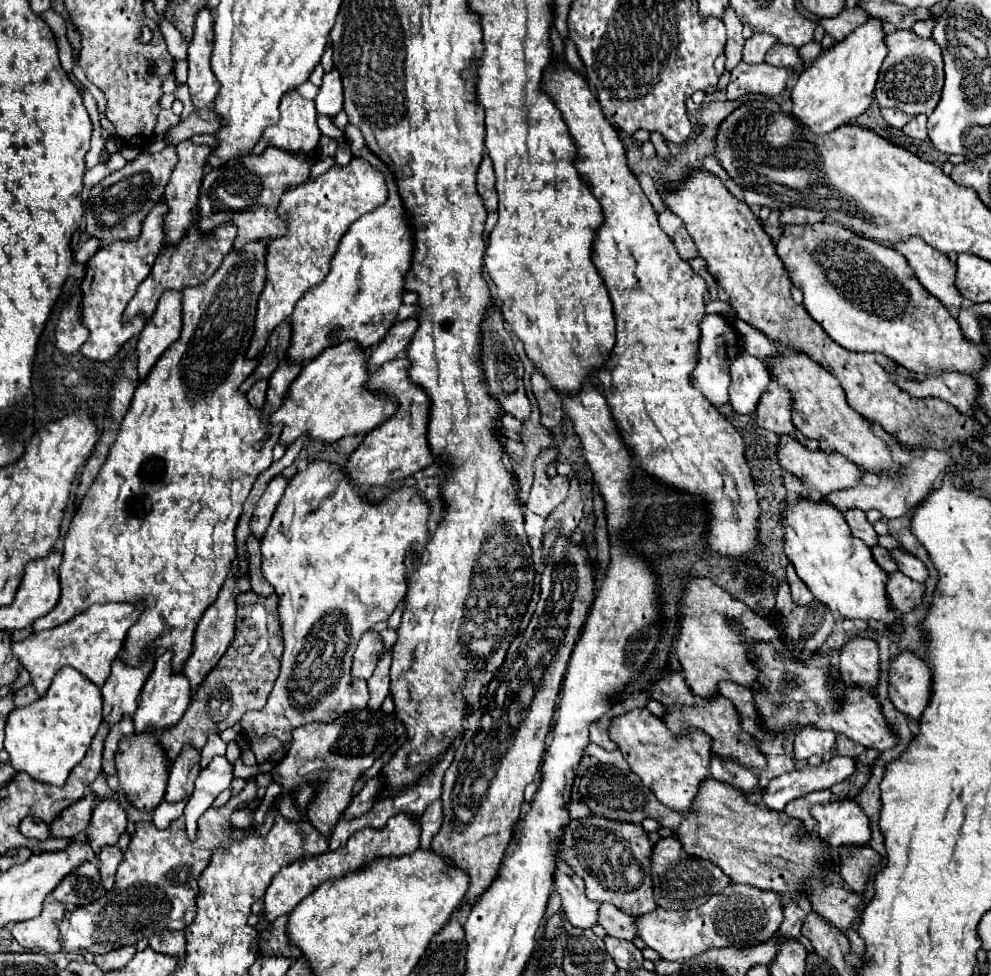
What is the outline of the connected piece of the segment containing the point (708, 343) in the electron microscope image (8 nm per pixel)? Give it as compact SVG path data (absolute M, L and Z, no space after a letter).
M703 315L701 323L699 323L699 329L701 329L701 341L699 341L699 361L697 361L697 367L693 371L693 385L695 389L699 389L713 405L725 405L729 401L729 365L731 361L739 355L741 351L741 345L739 345L739 339L735 337L735 331L733 327L723 319L723 315Z

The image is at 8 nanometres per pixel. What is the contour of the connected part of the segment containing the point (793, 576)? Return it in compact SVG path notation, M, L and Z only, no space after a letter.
M789 567L789 571L787 571L787 581L789 581L789 587L791 587L791 597L793 597L793 601L795 601L797 605L809 605L809 603L813 601L811 591L809 591L807 585L797 577L797 573L795 573L793 567Z

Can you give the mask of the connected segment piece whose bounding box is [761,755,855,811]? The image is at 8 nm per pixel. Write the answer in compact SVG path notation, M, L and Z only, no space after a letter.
M833 755L829 759L823 759L819 765L807 763L807 765L797 767L791 773L783 773L783 775L775 777L767 785L761 799L769 809L783 811L791 799L803 797L811 791L829 789L853 773L855 773L855 759L853 757Z

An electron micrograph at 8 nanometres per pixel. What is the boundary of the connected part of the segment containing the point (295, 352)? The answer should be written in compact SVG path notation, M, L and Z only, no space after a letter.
M349 123L345 127L345 137L351 143L353 157L367 159L385 175L389 199L349 227L347 235L341 239L335 259L331 261L331 273L323 279L323 283L311 287L311 291L299 299L293 311L293 339L287 351L287 361L291 363L309 361L319 355L319 351L347 339L355 339L363 349L377 345L393 327L403 303L405 275L411 269L413 255L413 229L409 215L399 197L395 175L375 153L367 149L359 127Z

